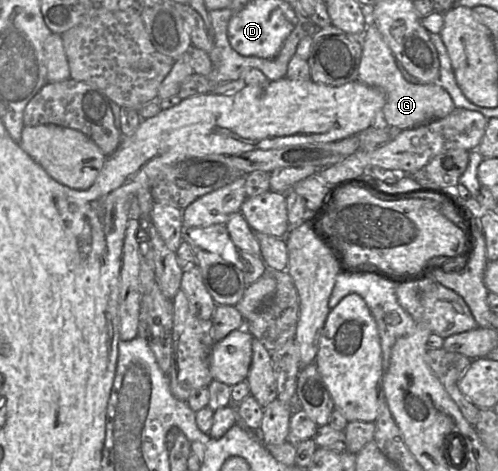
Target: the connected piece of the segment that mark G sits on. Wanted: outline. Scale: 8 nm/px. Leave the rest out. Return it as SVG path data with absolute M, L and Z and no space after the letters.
M369 23L363 33L361 46L358 80L384 93L386 103L380 119L383 123L399 131L410 129L431 120L443 118L456 108L449 93L438 83L412 84L404 79L397 67L397 60L373 23Z

